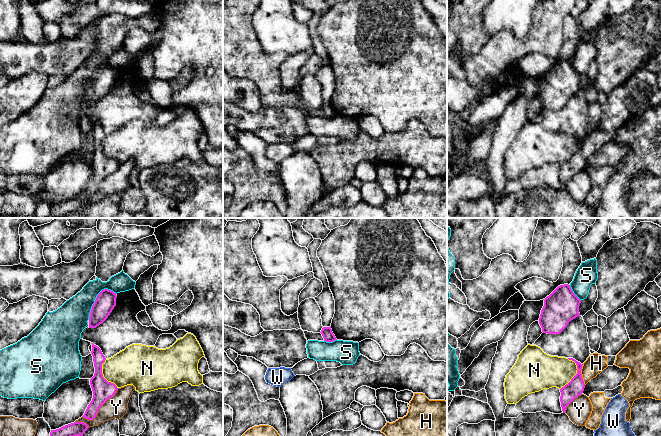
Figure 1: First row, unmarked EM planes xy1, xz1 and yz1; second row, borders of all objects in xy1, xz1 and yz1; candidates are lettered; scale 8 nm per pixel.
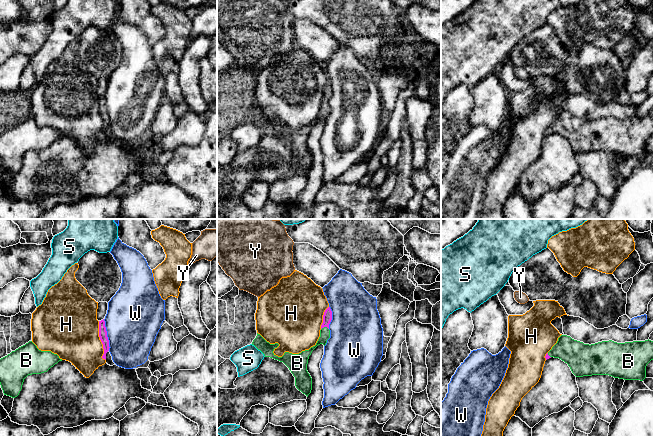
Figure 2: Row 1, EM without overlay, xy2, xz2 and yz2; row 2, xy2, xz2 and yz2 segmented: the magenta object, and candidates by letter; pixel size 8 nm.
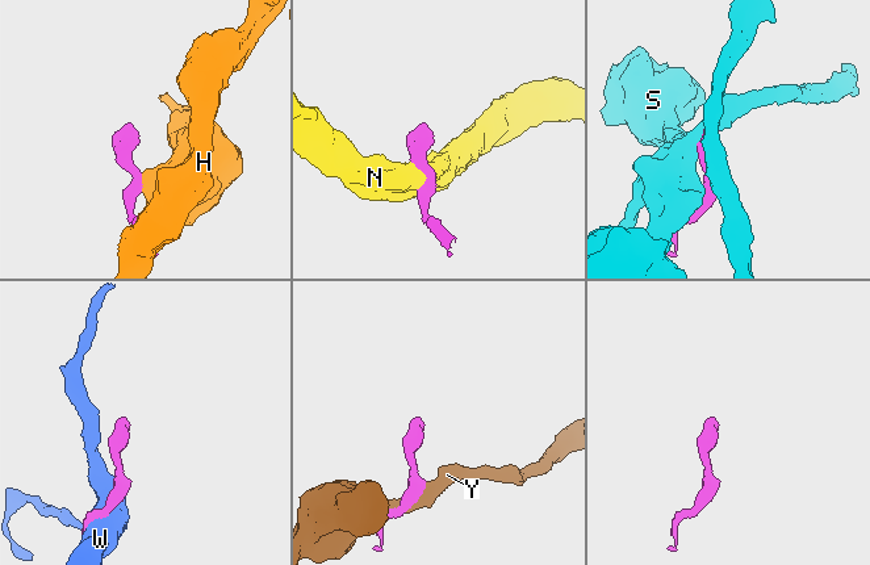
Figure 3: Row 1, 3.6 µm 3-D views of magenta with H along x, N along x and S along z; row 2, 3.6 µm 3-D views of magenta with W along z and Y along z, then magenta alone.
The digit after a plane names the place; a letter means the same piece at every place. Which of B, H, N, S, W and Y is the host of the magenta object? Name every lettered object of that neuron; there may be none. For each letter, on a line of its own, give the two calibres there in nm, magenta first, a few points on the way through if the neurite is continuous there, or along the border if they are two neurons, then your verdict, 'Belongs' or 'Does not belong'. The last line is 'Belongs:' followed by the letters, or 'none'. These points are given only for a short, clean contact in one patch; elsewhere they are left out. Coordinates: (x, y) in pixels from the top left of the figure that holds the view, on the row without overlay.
B: Thickness 80 nm (magenta) against 80 nm. Path across: xz2 (327, 93), (324, 102), (324, 108). Belongs
H: Thickness 60 nm (magenta) against 440 nm. Does not belong
N: Thickness 140 nm (magenta) against 260 nm. Boundary: yz1 (568, 134), (575, 139), (577, 149), (560, 165). Does not belong
S: Thickness 160 nm (magenta) against 260 nm. Boundary: xy1 (116, 69), (103, 65), (98, 70), (88, 95). Does not belong
W: Thickness 60 nm (magenta) against 440 nm. Does not belong
Y: Thickness 160 nm (magenta) against 180 nm. Does not belong
Belongs: B

